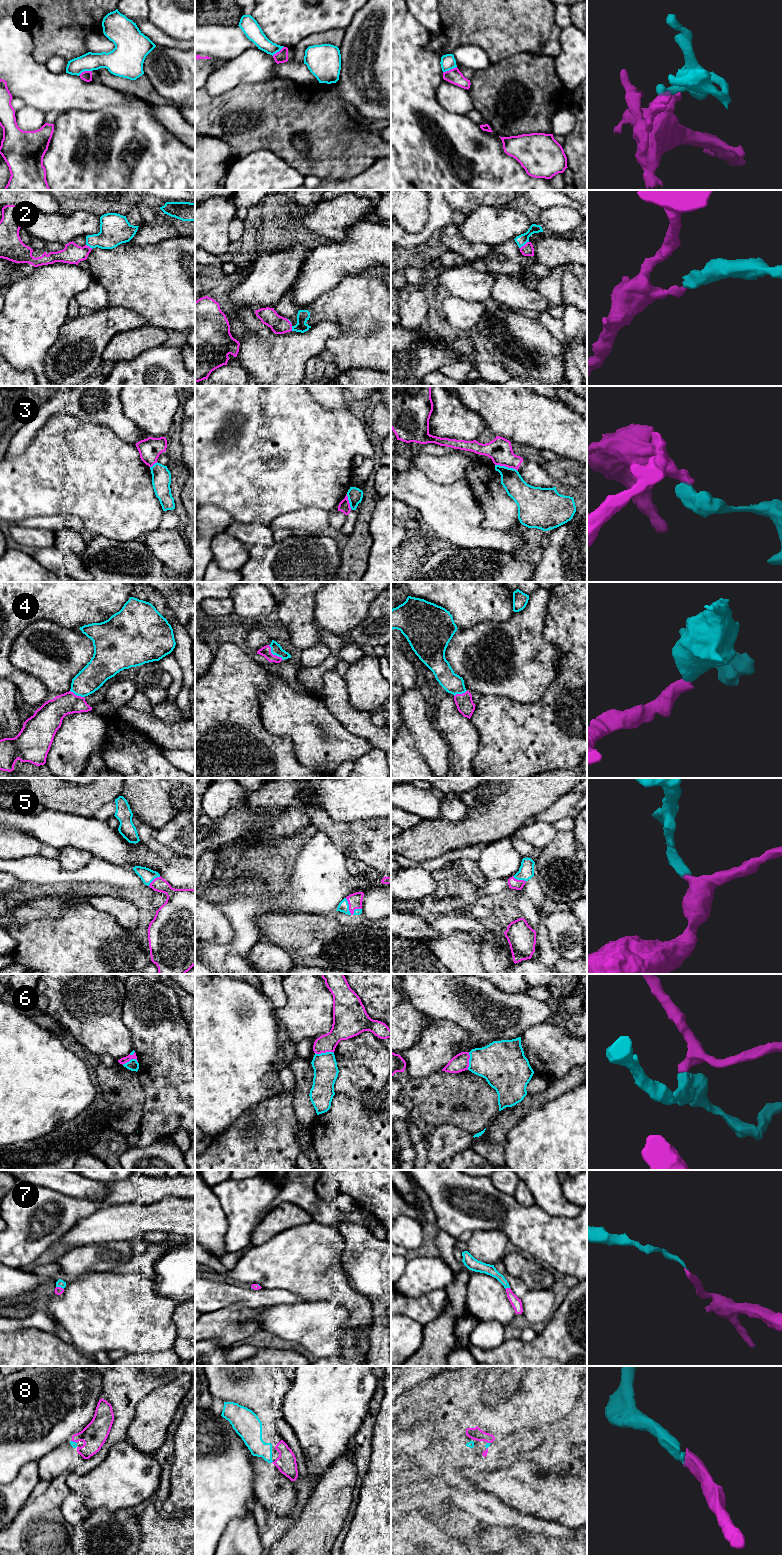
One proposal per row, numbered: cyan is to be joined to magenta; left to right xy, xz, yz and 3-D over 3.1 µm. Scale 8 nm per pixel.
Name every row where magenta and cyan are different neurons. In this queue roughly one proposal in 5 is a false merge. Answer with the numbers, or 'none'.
1, 3

